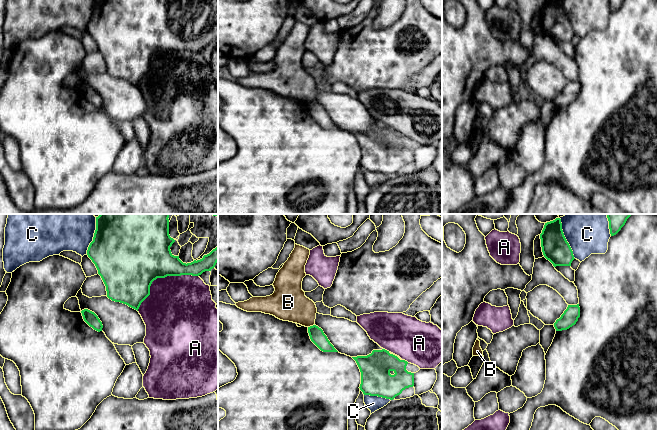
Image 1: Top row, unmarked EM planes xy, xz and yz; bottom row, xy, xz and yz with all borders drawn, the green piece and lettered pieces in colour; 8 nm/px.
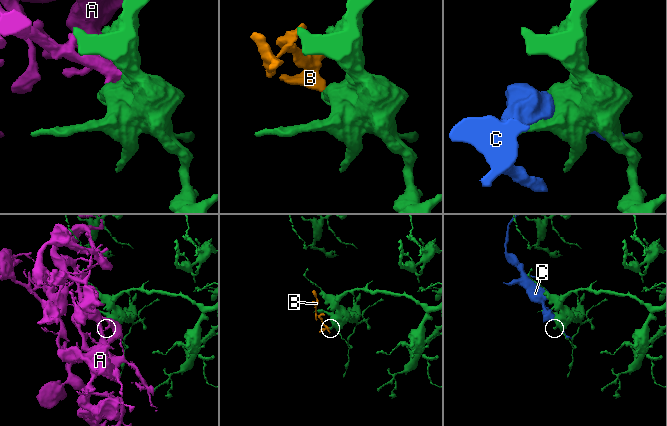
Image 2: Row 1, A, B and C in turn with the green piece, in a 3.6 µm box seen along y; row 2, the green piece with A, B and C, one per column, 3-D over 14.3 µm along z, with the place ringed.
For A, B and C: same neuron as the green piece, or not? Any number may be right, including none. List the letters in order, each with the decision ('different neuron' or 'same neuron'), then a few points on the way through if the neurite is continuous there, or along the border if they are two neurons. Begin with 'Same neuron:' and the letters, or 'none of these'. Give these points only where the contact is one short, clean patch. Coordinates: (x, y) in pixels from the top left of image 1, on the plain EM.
Same neuron: none of these
A: different neuron
B: different neuron | along xz (314, 100), (308, 103)
C: different neuron

